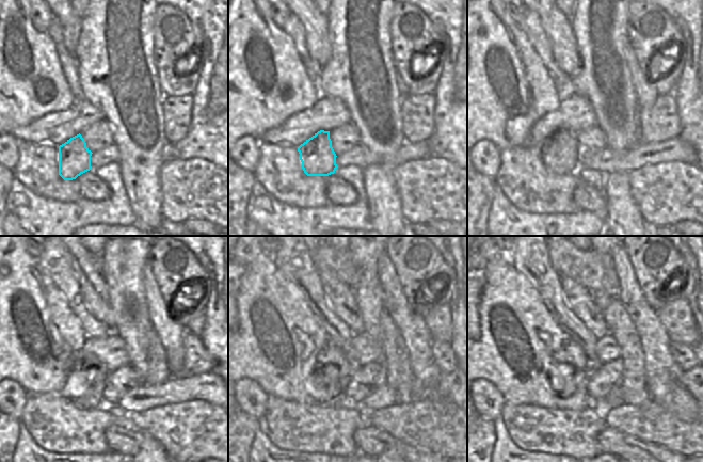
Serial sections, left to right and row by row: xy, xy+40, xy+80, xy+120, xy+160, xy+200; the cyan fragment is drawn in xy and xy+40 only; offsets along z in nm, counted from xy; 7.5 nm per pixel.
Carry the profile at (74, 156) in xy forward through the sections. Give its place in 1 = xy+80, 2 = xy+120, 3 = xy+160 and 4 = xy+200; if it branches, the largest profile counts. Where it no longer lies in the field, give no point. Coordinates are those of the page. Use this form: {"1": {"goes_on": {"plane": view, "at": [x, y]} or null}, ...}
{"1": {"goes_on": {"plane": "xy+80", "at": [558, 153]}}, "2": {"goes_on": {"plane": "xy+120", "at": [94, 373]}}, "3": {"goes_on": {"plane": "xy+160", "at": [332, 354]}}, "4": {"goes_on": {"plane": "xy+200", "at": [570, 352]}}}

